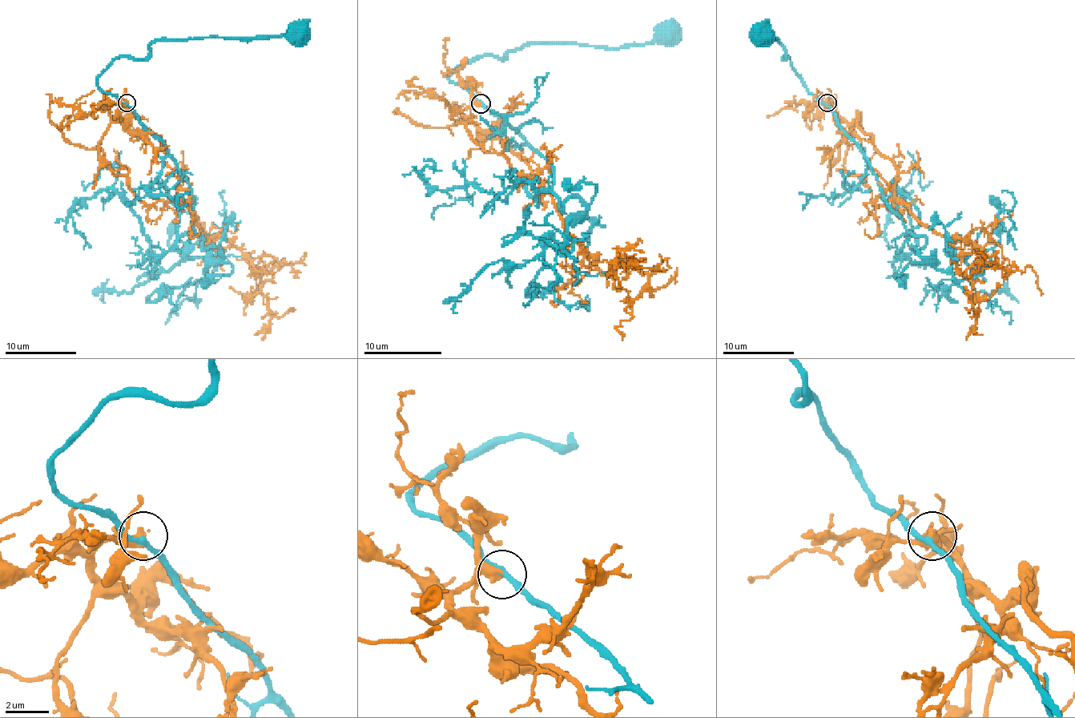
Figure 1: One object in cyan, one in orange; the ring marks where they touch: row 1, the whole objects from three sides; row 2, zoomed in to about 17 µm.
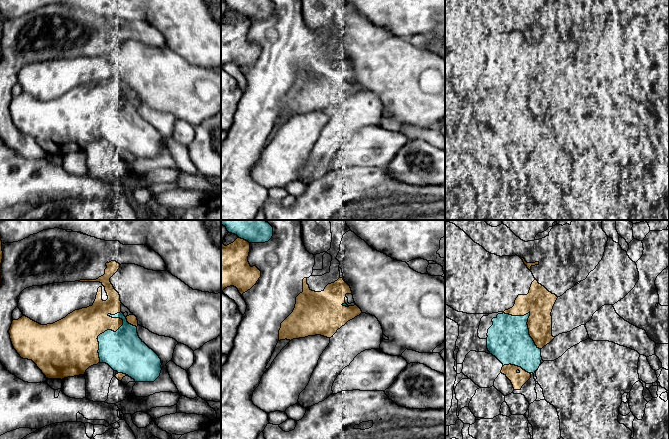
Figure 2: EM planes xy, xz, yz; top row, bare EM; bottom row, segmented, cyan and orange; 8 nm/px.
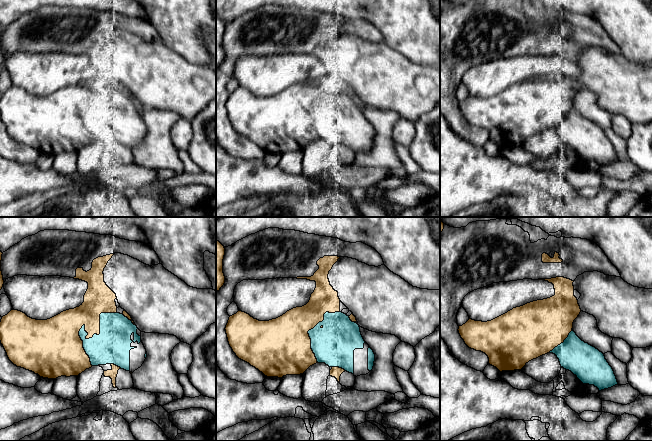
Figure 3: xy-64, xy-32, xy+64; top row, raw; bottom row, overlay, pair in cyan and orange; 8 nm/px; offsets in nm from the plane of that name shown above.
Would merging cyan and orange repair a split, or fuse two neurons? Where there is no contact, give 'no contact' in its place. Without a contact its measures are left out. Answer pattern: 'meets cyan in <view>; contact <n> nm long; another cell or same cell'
meets cyan in xy; contact 440 nm long; another cell

